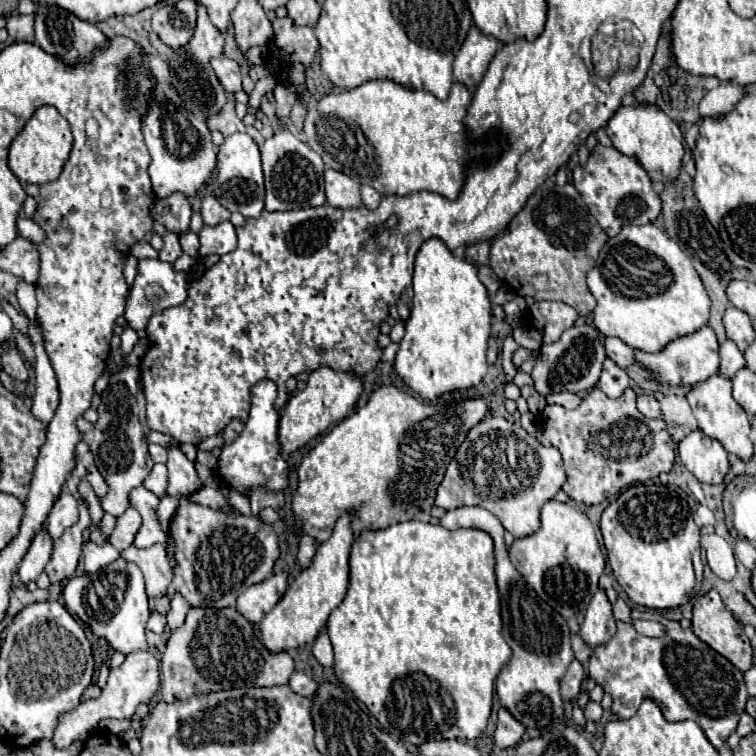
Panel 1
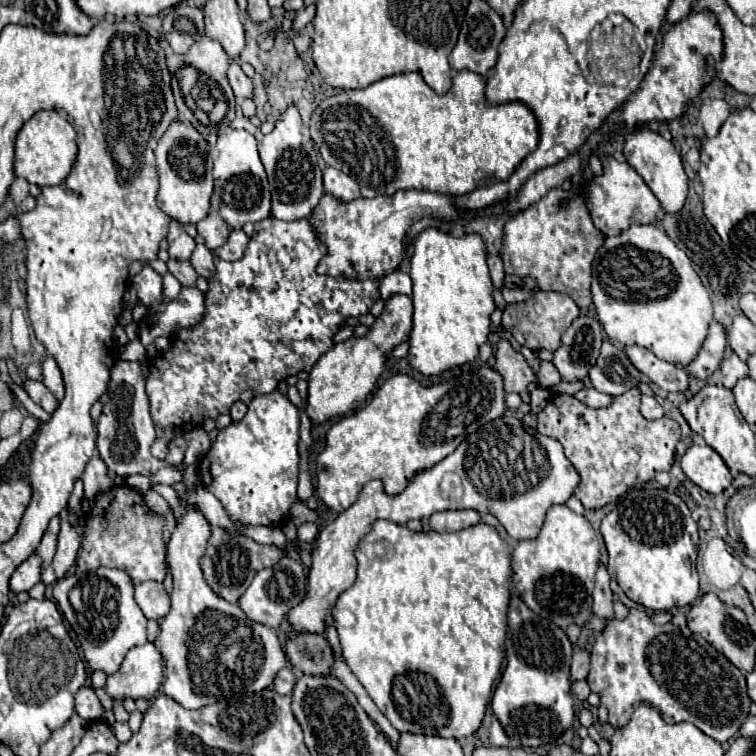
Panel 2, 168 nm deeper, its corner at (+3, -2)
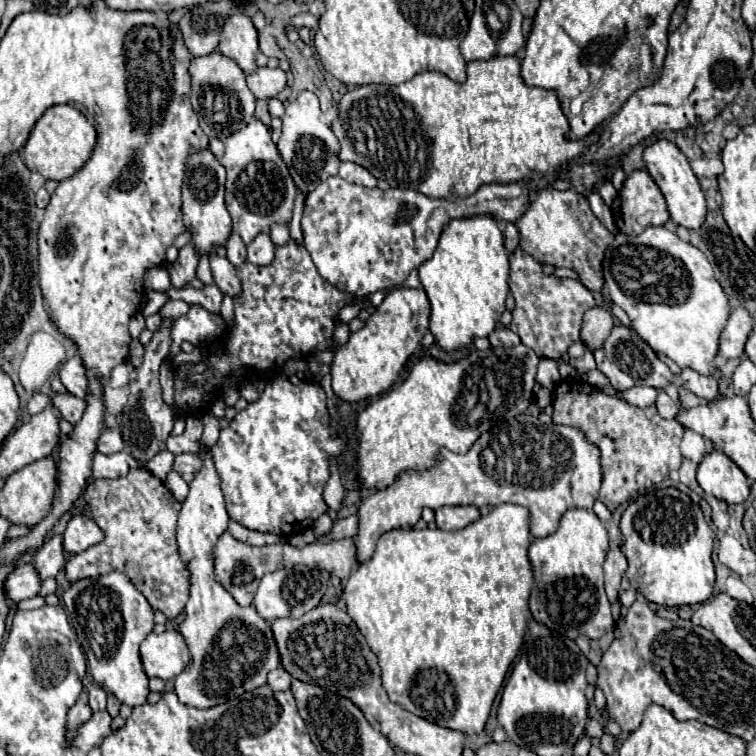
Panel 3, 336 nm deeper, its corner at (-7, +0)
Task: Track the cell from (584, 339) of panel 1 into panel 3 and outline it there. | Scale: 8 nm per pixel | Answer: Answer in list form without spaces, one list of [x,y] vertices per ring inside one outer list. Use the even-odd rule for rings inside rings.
[[[592,307],[584,313],[582,323],[582,341],[586,341],[592,349],[600,349],[614,327],[612,313],[602,307]]]

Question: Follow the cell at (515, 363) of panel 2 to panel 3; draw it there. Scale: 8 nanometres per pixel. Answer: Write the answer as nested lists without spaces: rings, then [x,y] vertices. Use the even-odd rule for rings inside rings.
[[[498,325],[490,335],[488,335],[488,341],[492,343],[492,347],[512,347],[512,345],[518,345],[520,343],[520,337],[504,327],[504,325]]]

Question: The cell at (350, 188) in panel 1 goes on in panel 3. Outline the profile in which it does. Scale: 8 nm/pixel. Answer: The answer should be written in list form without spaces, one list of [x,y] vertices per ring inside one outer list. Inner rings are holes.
[[[342,163],[338,175],[346,181],[352,181],[352,183],[364,185],[364,187],[376,187],[376,183],[378,183],[370,171],[366,171],[364,167],[360,167],[356,163]]]

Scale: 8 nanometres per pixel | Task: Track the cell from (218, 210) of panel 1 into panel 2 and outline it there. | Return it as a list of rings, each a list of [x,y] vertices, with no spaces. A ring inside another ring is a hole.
[[[210,211],[198,225],[196,225],[198,233],[206,239],[206,247],[214,249],[220,247],[226,241],[226,235],[230,233],[230,227],[226,225],[226,221],[216,213]]]

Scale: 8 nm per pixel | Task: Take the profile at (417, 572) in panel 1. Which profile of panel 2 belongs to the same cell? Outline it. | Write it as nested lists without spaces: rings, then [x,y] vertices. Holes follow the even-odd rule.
[[[376,521],[372,531],[358,543],[354,551],[358,559],[358,575],[350,589],[346,589],[334,609],[332,609],[332,625],[338,631],[342,655],[346,665],[358,677],[362,687],[366,689],[368,697],[376,703],[380,713],[392,723],[394,729],[400,733],[420,733],[420,735],[440,735],[440,737],[468,737],[478,731],[486,705],[492,699],[494,683],[500,675],[502,661],[504,661],[504,641],[506,641],[506,611],[510,601],[510,559],[508,559],[508,545],[500,539],[498,531],[486,523],[478,523],[474,527],[456,531],[456,533],[436,533],[436,531],[410,531],[406,525],[398,525],[392,521]]]

